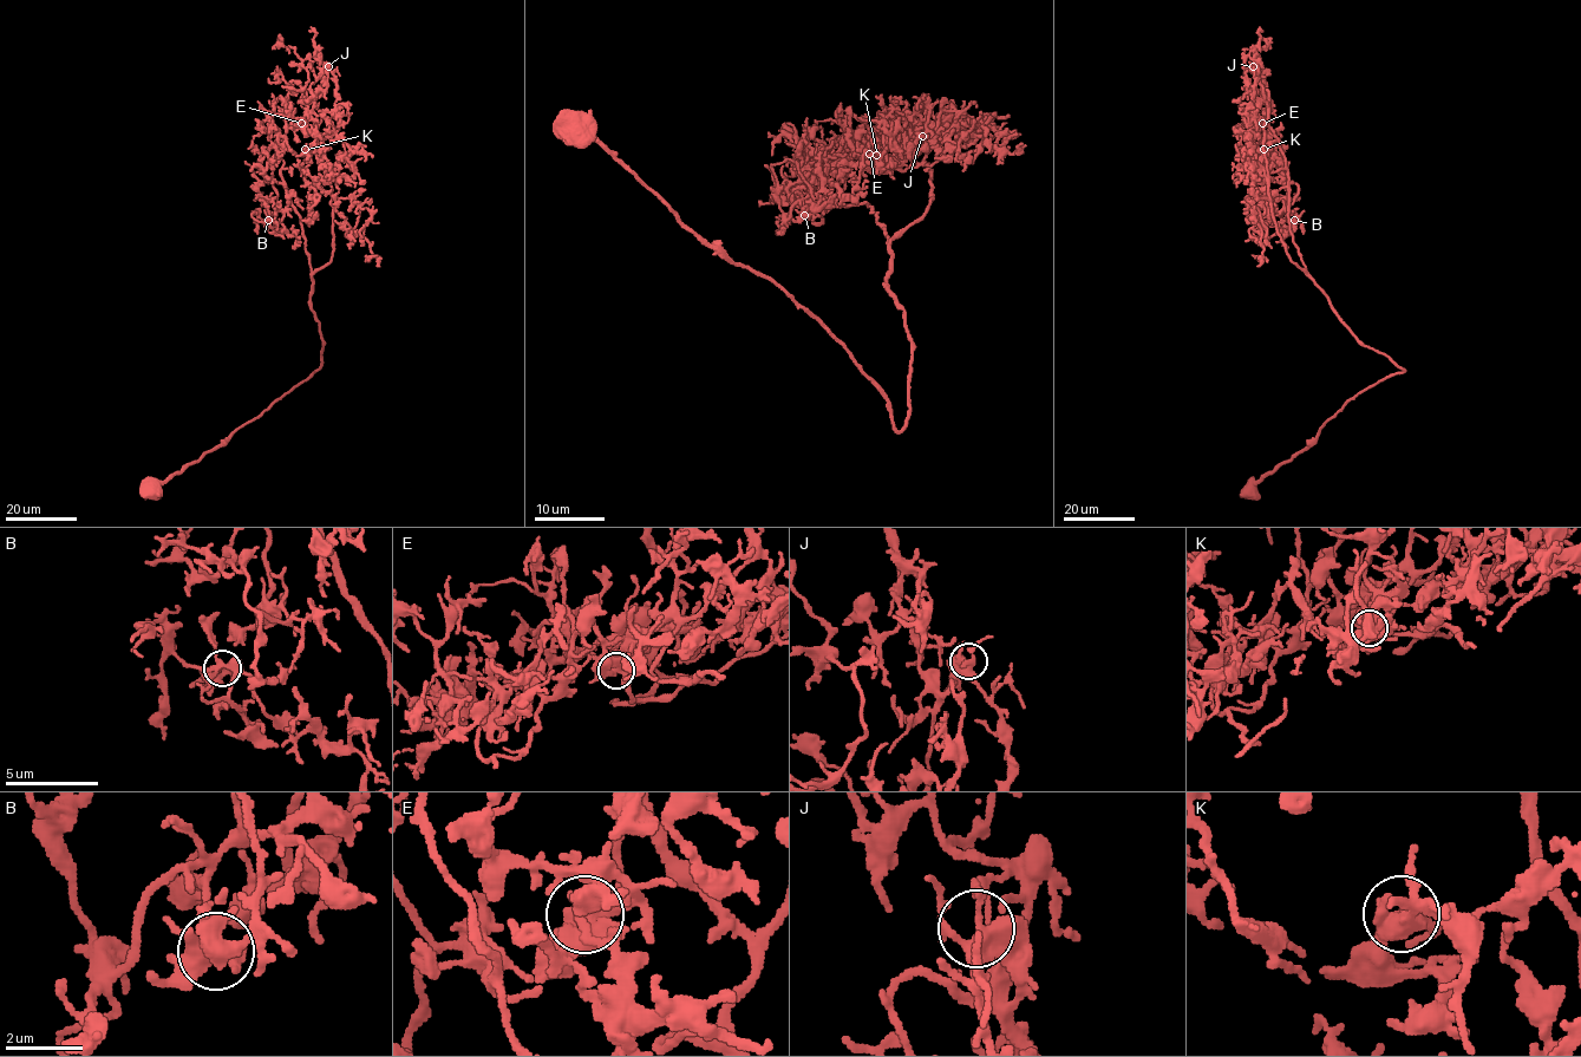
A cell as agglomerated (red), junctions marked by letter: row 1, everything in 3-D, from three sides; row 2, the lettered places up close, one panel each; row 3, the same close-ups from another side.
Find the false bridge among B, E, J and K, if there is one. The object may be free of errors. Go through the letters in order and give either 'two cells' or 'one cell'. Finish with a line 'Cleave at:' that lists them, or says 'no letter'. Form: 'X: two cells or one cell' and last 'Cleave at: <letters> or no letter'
B: one cell
E: one cell
J: one cell
K: one cell
Cleave at: no letter

